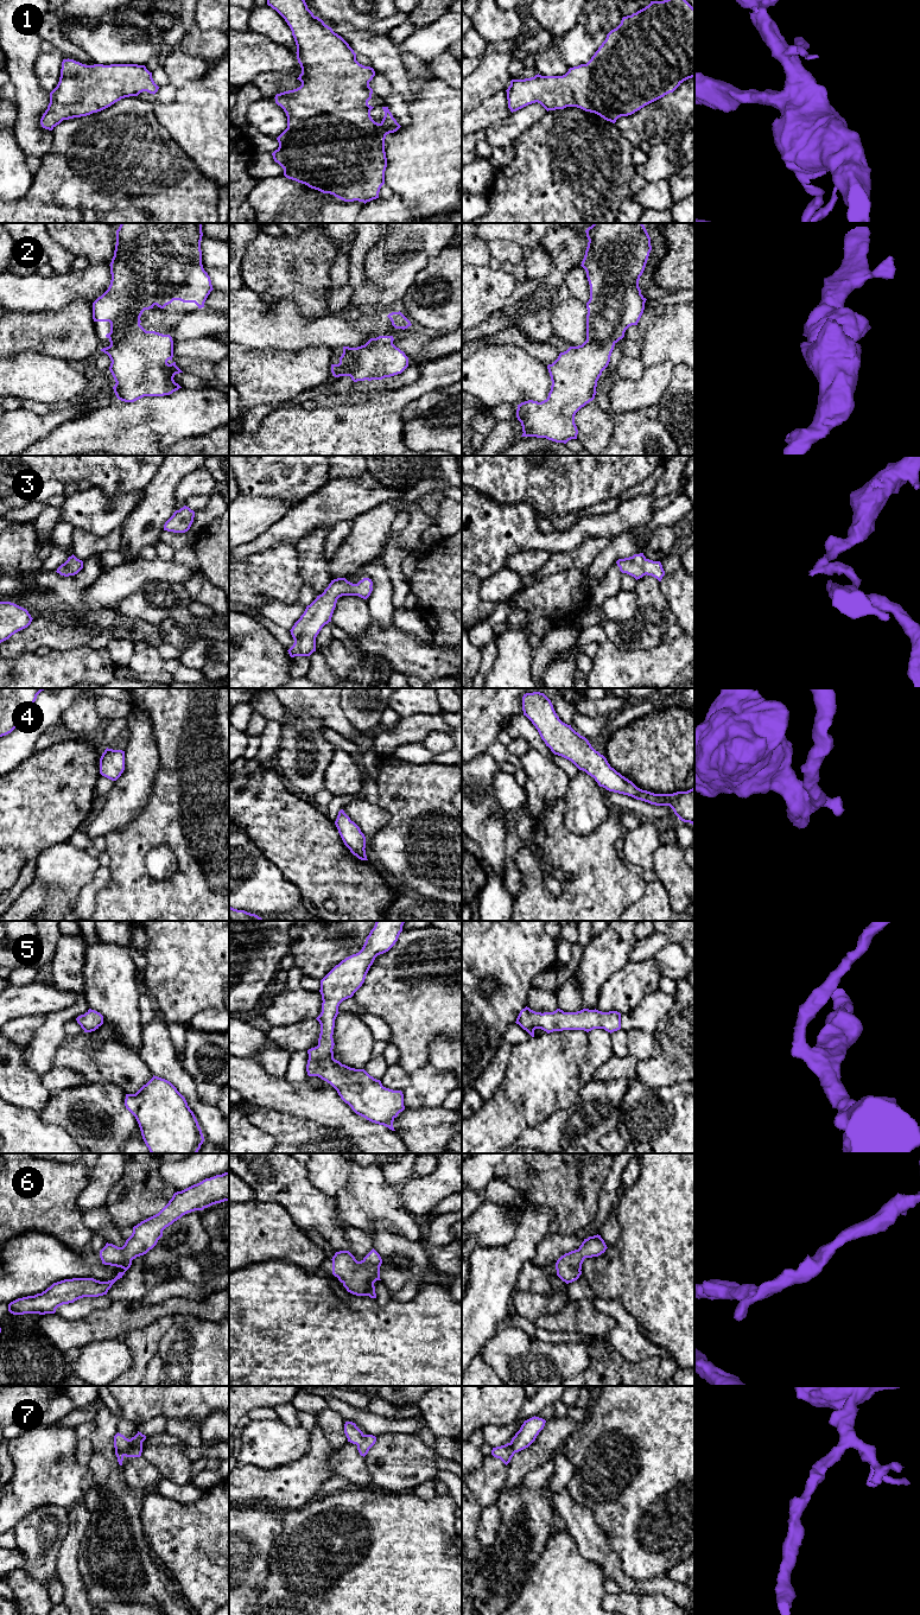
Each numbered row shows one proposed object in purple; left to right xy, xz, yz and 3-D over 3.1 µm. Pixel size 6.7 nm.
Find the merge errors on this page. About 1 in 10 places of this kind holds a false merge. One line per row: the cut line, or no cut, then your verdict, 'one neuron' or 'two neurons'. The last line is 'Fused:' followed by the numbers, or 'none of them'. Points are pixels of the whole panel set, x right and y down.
1: no cut; one neuron
2: no cut; one neuron
3: no cut; one neuron
4: no cut; one neuron
5: no cut; one neuron
6: no cut; one neuron
7: no cut; one neuron
Fused: none of them

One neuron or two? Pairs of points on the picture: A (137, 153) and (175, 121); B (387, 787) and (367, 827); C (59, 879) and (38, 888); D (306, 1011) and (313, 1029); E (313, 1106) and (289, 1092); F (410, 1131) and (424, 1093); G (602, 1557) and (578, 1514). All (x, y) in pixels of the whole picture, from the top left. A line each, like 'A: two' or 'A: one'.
A: two
B: two
C: two
D: two
E: one
F: two
G: one

